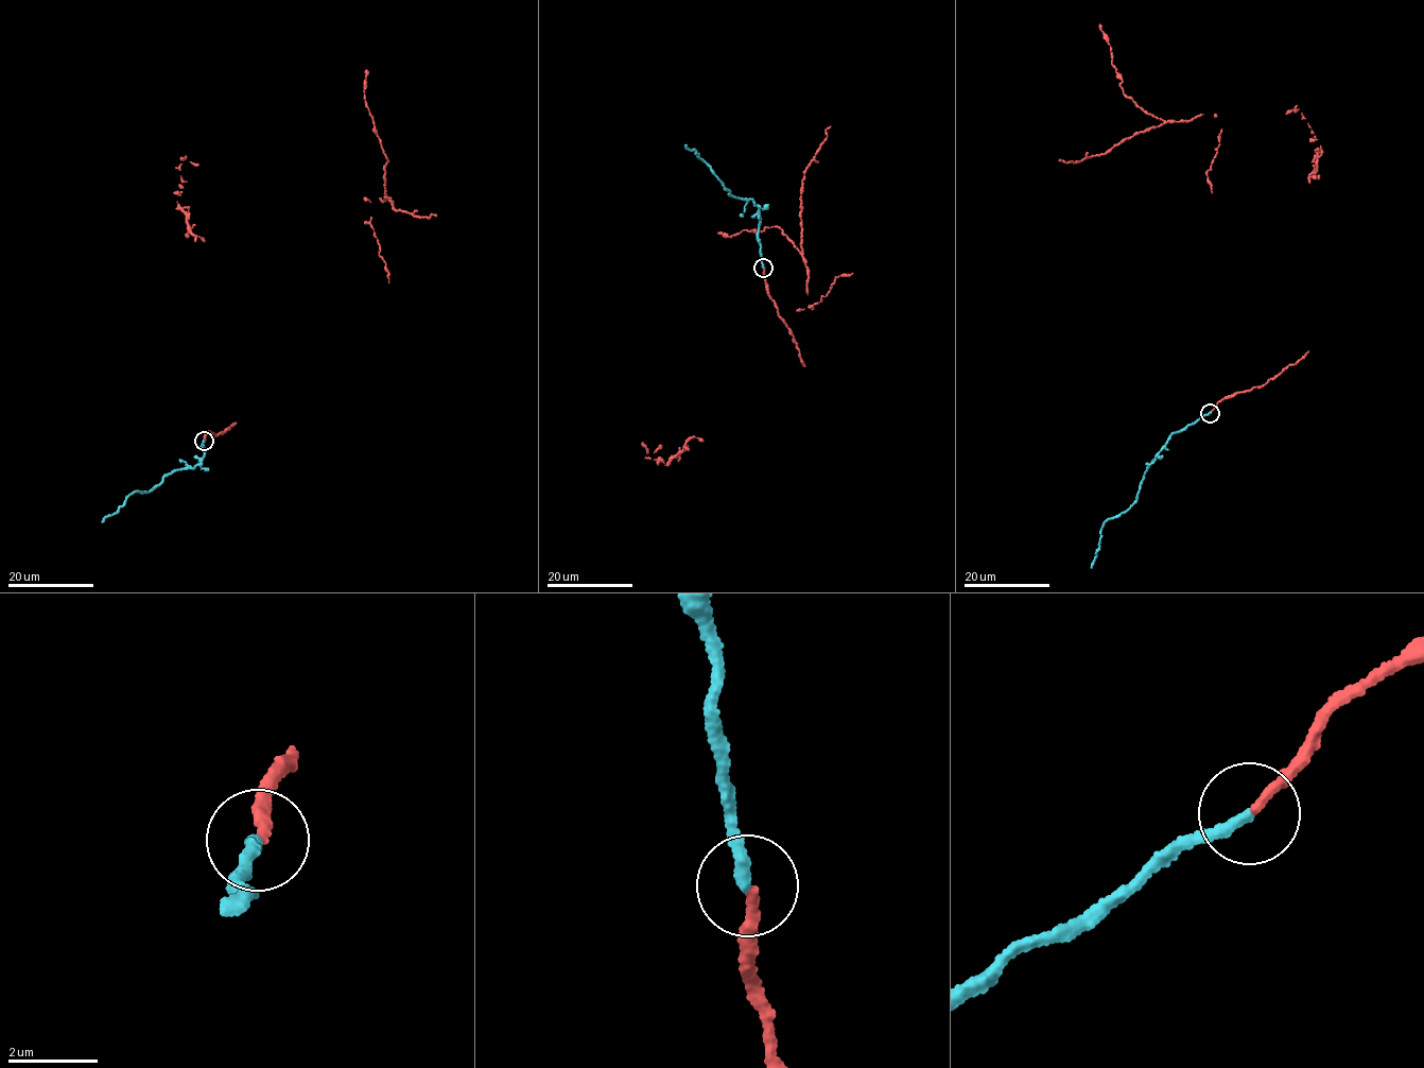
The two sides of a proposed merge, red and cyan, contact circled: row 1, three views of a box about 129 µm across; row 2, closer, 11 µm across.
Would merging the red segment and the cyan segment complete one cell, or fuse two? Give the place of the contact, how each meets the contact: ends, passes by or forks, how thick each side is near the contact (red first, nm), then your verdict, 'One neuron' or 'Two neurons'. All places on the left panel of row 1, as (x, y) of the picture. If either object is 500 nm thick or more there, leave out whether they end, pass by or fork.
Place: (204, 441). At the ring red ends. At the ring cyan ends. Thickness 200 nm (red) against 280 nm. One neuron

